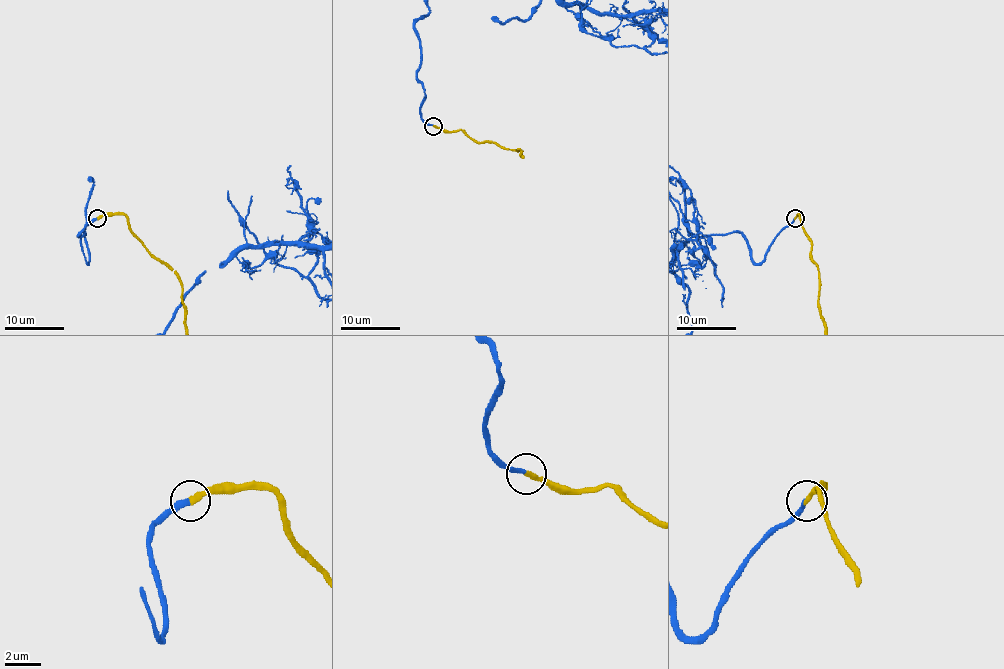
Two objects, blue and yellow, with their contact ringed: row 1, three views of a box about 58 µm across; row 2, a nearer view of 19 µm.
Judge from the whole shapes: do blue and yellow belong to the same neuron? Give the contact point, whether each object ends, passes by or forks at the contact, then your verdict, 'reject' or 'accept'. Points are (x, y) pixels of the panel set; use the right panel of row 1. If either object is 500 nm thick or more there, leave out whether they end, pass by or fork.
place (795, 218); blue ends; yellow ends; accept

